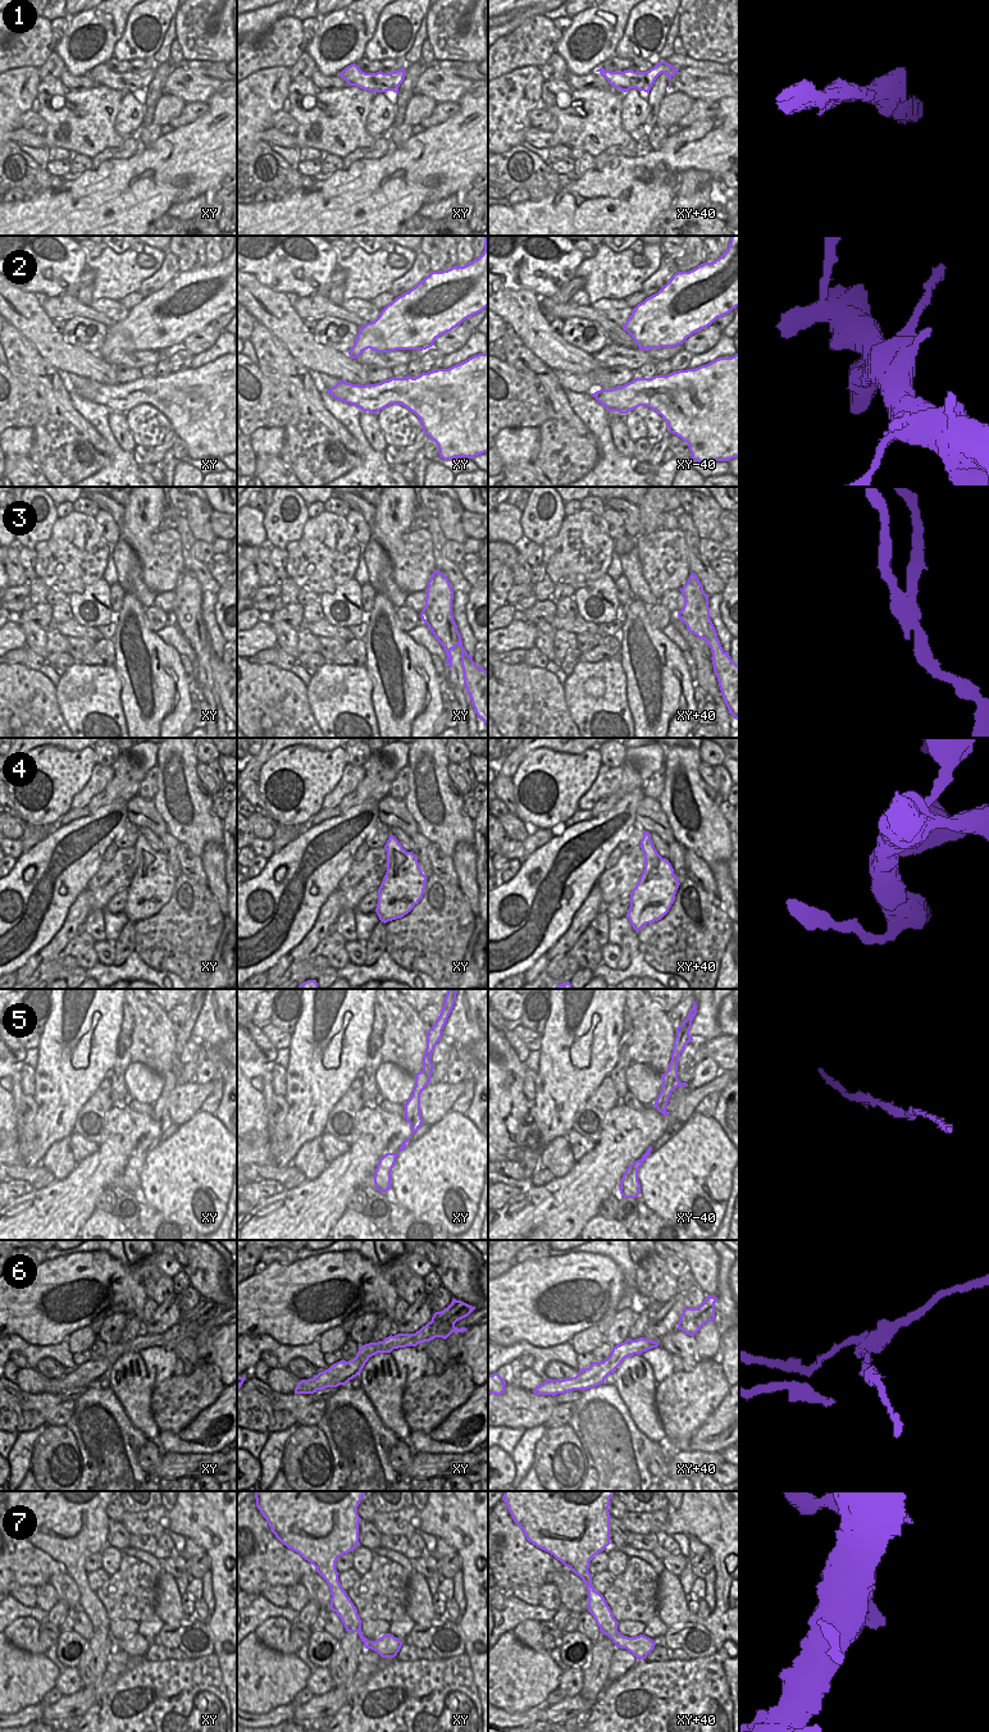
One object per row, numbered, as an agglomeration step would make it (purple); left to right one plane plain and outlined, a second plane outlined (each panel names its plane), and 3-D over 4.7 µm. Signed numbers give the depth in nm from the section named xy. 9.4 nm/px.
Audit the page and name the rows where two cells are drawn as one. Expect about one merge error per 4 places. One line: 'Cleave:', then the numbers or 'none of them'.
Cleave: 3, 6

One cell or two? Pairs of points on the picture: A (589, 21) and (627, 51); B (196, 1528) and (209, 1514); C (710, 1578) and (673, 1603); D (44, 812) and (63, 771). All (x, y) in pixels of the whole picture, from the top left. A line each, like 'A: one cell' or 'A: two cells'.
A: two cells
B: one cell
C: two cells
D: one cell

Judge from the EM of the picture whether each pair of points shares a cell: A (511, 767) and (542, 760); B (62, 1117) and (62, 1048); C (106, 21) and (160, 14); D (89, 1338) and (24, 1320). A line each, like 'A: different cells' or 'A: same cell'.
A: different cells
B: same cell
C: different cells
D: different cells

